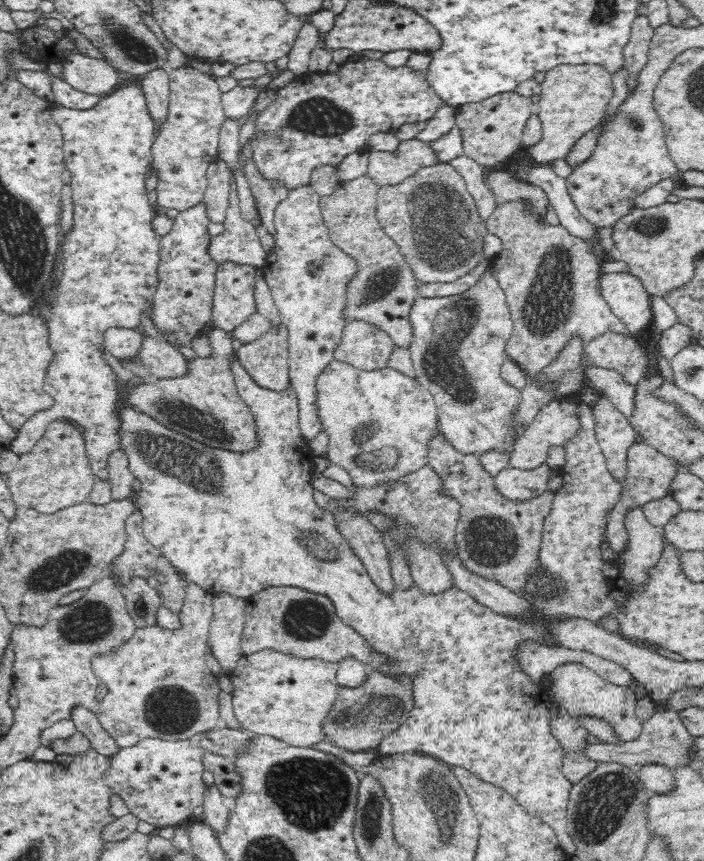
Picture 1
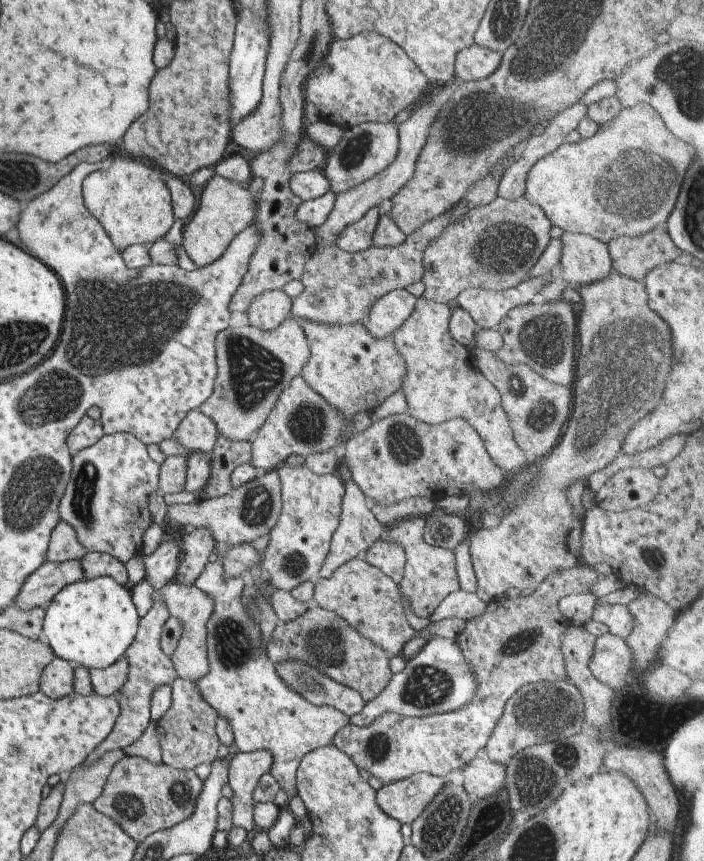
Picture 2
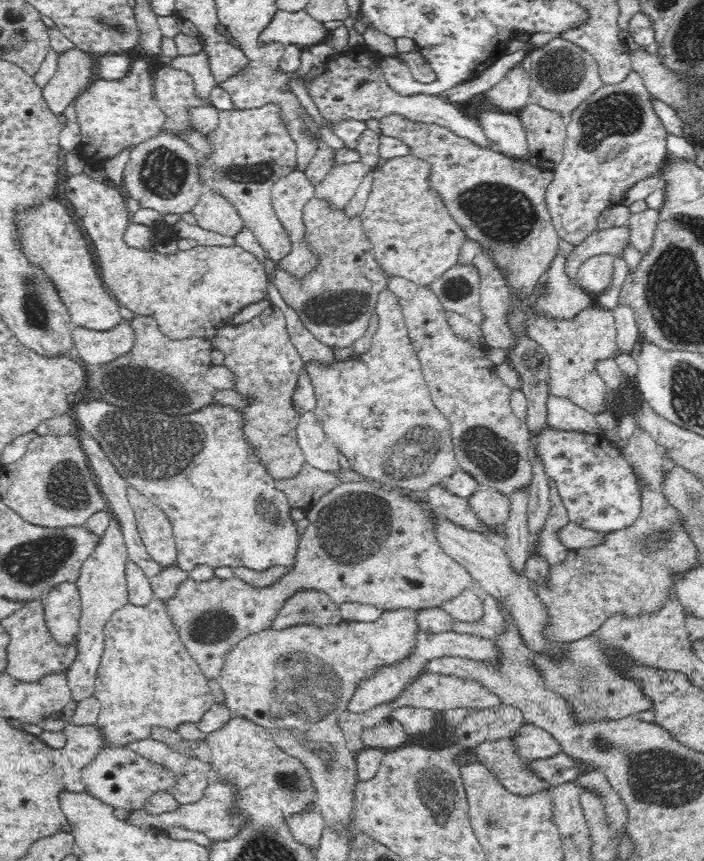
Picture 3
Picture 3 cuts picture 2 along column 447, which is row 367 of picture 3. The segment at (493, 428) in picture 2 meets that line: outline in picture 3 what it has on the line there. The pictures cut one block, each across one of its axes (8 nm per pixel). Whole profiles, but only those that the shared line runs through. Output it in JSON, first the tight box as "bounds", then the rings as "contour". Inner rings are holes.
{"bounds":[304,288,459,494],"contour":[[[388,288],[377,296],[375,314],[379,318],[379,325],[368,352],[357,354],[350,360],[336,360],[329,365],[322,365],[318,361],[305,364],[304,369],[315,390],[316,406],[312,411],[326,437],[348,459],[351,473],[359,474],[380,486],[394,486],[400,490],[410,489],[413,494],[423,494],[459,470],[451,427],[449,420],[432,400],[416,349],[408,335],[402,307],[398,297]]]}

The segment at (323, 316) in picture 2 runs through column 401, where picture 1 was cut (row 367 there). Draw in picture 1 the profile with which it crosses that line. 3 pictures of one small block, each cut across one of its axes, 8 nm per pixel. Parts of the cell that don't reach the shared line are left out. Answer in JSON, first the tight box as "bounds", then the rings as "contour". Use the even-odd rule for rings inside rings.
{"bounds":[237,323,291,392],"contour":[[[284,323],[272,326],[260,338],[242,343],[237,357],[262,388],[282,392],[291,386],[288,362],[288,329]]]}

